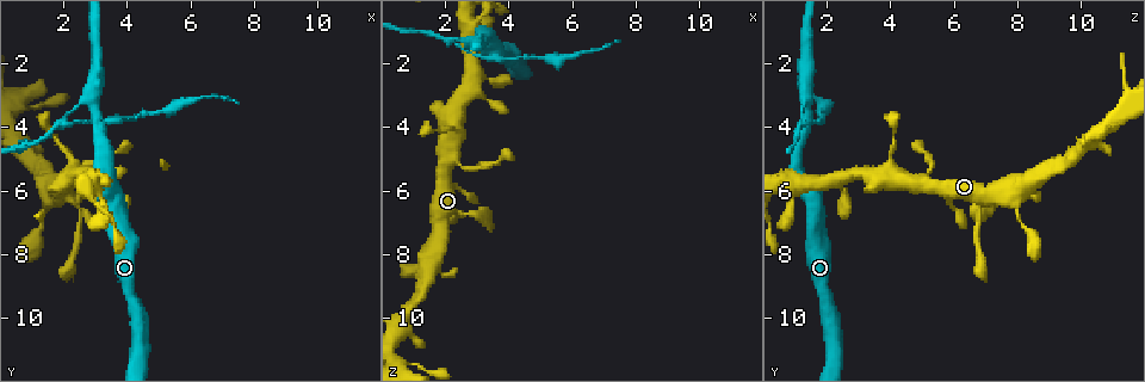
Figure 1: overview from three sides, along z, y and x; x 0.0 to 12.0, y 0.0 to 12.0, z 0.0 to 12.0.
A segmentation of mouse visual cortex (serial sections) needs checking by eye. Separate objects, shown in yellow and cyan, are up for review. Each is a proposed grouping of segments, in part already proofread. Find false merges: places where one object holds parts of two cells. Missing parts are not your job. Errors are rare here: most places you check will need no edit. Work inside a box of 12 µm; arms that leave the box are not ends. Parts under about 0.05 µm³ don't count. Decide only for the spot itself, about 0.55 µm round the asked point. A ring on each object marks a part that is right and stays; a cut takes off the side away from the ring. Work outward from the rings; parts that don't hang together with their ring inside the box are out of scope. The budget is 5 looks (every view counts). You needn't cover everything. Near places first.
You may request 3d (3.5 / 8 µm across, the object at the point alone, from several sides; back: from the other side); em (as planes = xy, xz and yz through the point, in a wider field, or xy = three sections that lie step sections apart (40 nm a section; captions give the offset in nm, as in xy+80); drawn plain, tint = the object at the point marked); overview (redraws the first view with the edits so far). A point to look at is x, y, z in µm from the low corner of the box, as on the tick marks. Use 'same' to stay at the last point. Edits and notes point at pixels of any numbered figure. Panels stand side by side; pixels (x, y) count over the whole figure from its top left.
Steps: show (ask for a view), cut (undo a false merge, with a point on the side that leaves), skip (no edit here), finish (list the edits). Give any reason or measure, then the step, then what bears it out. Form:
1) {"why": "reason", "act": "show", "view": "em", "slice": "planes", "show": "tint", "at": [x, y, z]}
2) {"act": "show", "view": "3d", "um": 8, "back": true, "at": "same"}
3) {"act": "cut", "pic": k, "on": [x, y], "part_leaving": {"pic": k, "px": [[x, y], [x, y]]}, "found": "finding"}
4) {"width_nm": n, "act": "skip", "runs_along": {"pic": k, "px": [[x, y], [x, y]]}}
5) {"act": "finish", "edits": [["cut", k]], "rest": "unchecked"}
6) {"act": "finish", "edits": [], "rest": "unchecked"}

{"why": "arms part here", "act": "show", "view": "3d", "um": 3.5, "at": [2.2, 5.6, 5.0]}

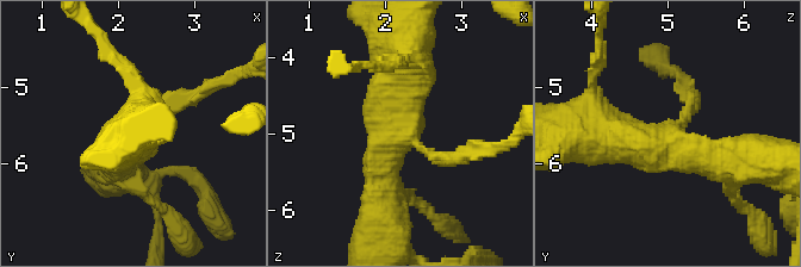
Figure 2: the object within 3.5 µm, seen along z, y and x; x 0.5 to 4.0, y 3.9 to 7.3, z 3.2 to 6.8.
{"act": "show", "view": "em", "slice": "xy", "step": 3, "show": "tint", "at": [2.20, 5.65, 5.00]}

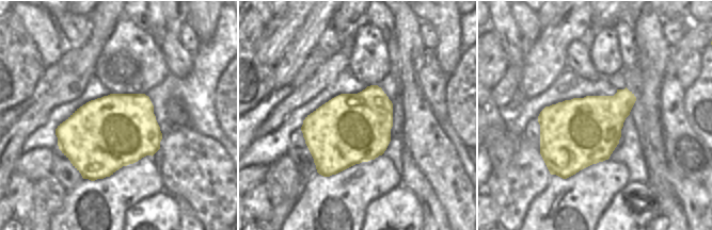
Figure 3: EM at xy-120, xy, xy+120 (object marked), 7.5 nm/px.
{"act": "skip", "runs_along": {"pic": 2, "px": [[745, 157], [593, 129]]}, "found": "continuous, no second cell"}

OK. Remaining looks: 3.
{"why": "three-way junction", "act": "show", "view": "3d", "um": 3.5, "at": [2.0, 3.8, 1.2]}

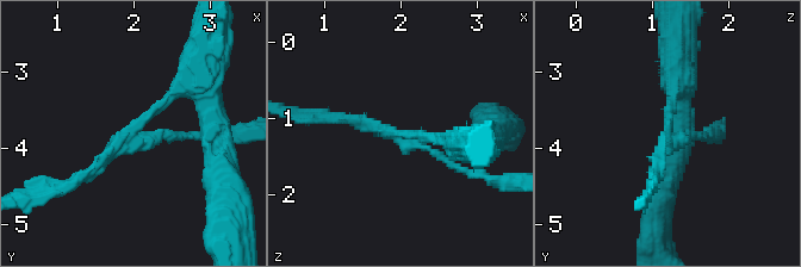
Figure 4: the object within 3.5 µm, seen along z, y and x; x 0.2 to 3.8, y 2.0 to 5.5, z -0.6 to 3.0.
{"why": "shape alone is not enough", "act": "show", "view": "em", "slice": "xy", "step": 2, "show": "tint", "at": [2.05, 3.80, 1.25]}

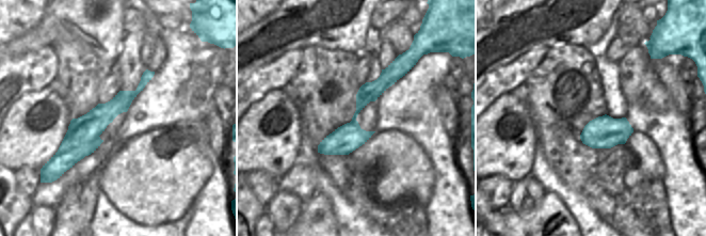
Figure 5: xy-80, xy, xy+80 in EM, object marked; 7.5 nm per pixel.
{"act": "cut", "pic": 4, "on": [177, 136], "found": "two cells meet here"}

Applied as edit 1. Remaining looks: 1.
{"act": "finish", "edits": [["cut", 4]], "rest": "unchecked"}

